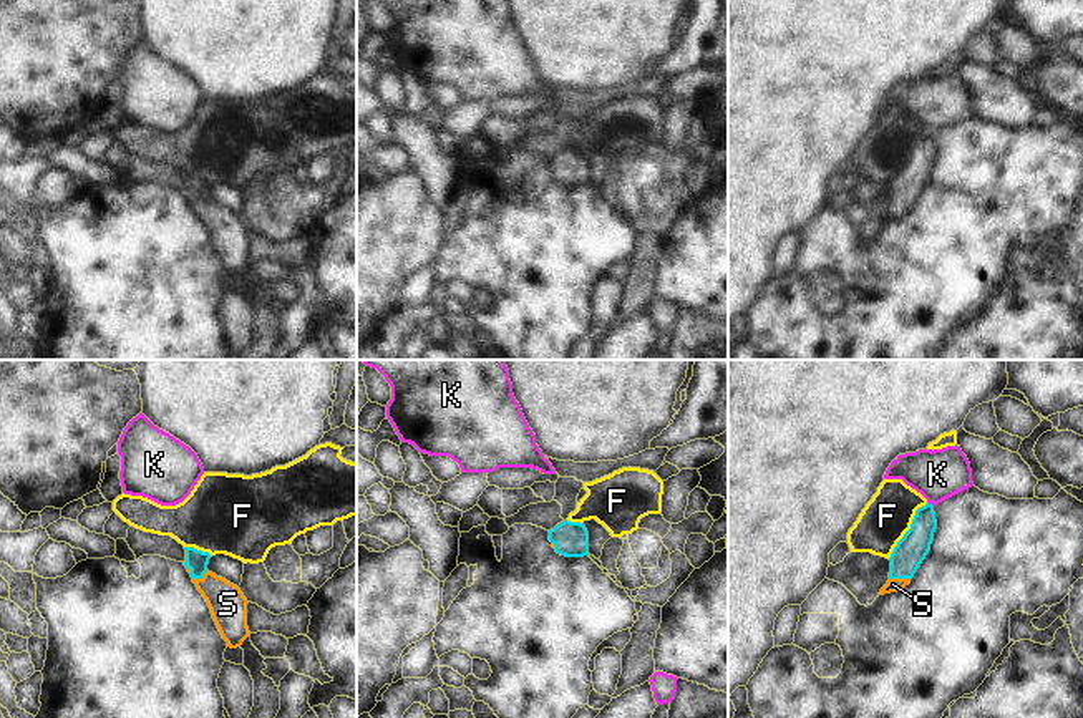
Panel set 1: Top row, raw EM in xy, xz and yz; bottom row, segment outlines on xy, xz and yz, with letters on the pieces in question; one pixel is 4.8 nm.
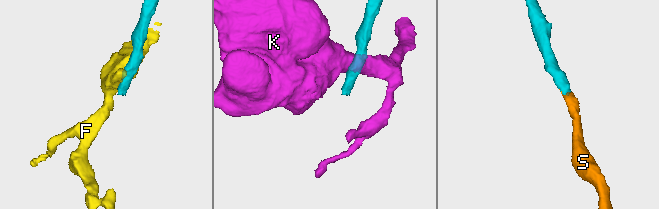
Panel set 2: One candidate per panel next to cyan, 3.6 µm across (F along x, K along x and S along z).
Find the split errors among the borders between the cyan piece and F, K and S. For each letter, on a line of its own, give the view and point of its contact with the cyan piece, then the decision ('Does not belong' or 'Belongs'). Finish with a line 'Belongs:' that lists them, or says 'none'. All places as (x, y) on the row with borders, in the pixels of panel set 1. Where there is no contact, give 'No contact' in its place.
F: Touches cyan at yz (909, 529). Does not belong
K: Touches cyan at yz (931, 504). Does not belong
S: Touches cyan at yz (899, 577). Belongs
Belongs: S.

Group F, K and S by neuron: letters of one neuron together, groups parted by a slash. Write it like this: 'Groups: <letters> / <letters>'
Groups: F / K / S.

